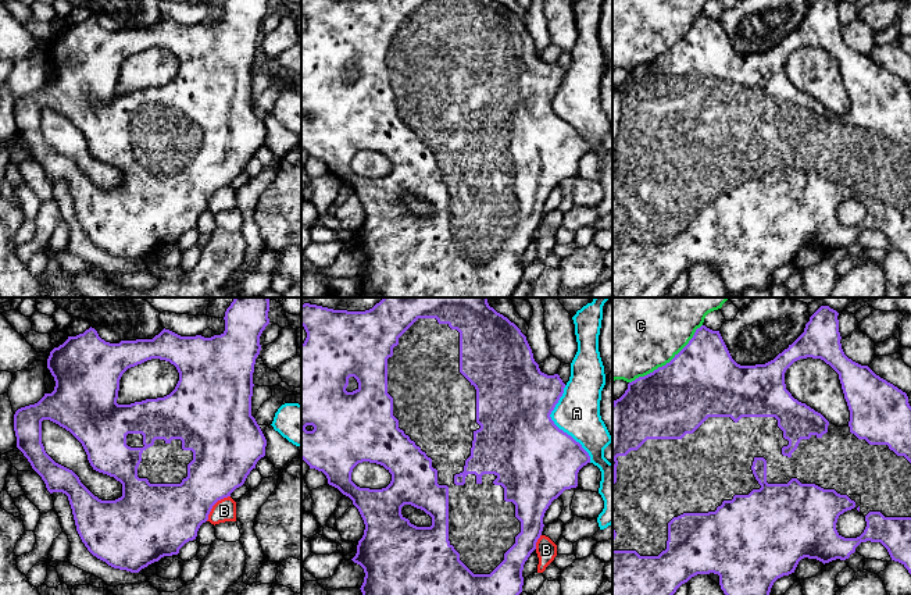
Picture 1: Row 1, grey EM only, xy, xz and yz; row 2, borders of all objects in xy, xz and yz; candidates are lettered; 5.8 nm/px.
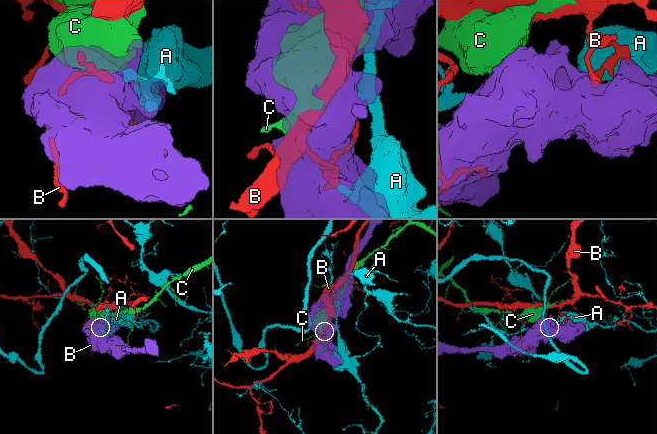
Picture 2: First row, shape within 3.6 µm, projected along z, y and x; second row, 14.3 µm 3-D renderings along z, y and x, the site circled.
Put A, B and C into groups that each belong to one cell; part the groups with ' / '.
A / B / C

